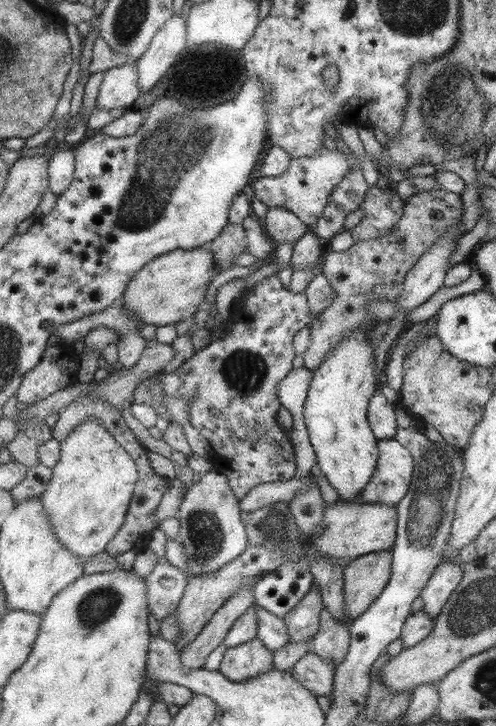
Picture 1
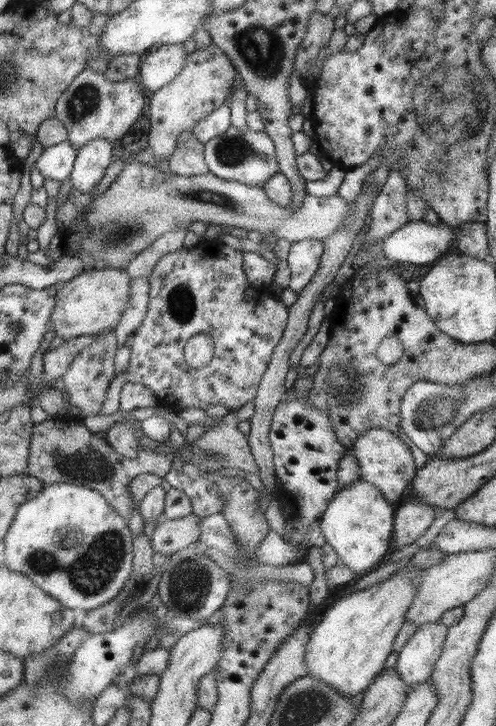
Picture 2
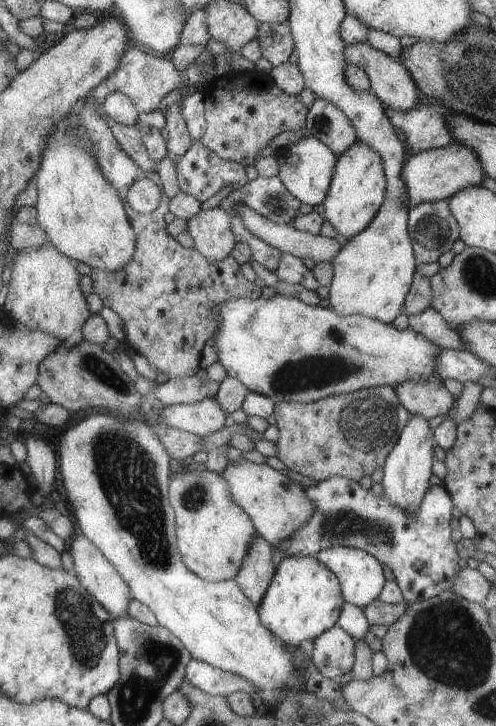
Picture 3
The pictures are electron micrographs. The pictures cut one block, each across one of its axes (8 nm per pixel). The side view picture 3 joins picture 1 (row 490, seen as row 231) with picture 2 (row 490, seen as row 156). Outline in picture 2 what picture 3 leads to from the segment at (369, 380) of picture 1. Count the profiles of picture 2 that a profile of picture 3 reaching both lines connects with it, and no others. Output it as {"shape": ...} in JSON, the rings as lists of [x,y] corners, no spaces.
{"shape":[[[357,479],[332,496],[326,506],[320,529],[326,543],[336,552],[337,560],[356,573],[359,578],[376,568],[387,557],[388,540],[393,528],[393,506],[372,484]]]}

